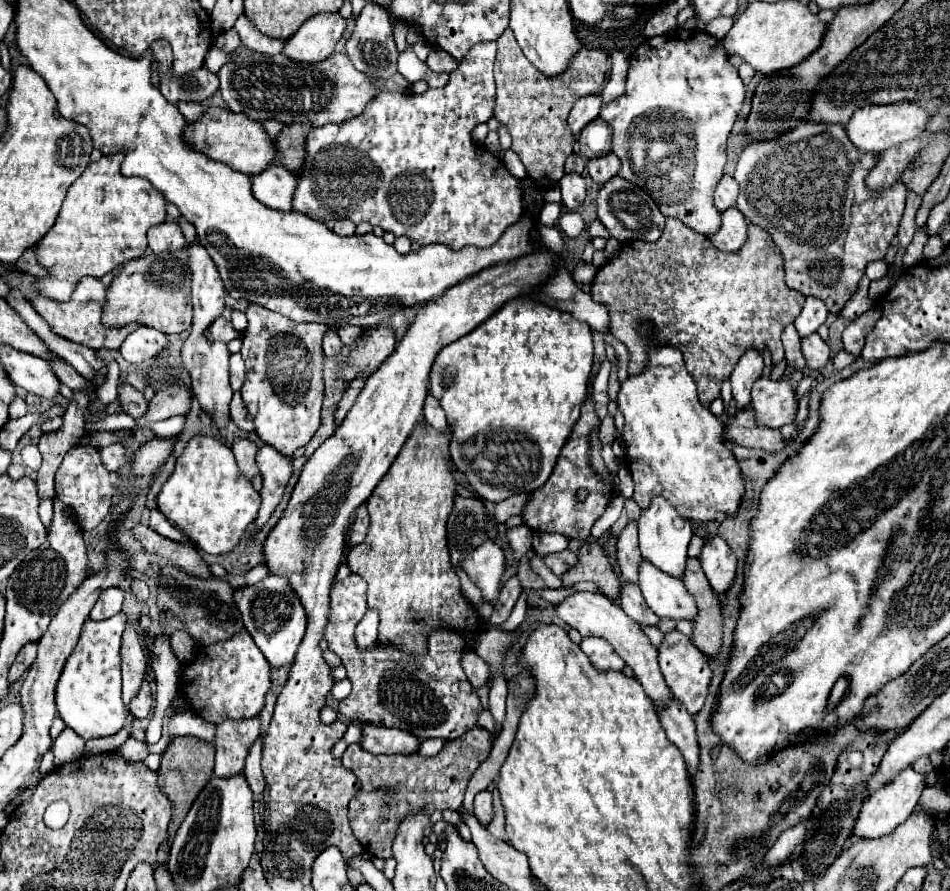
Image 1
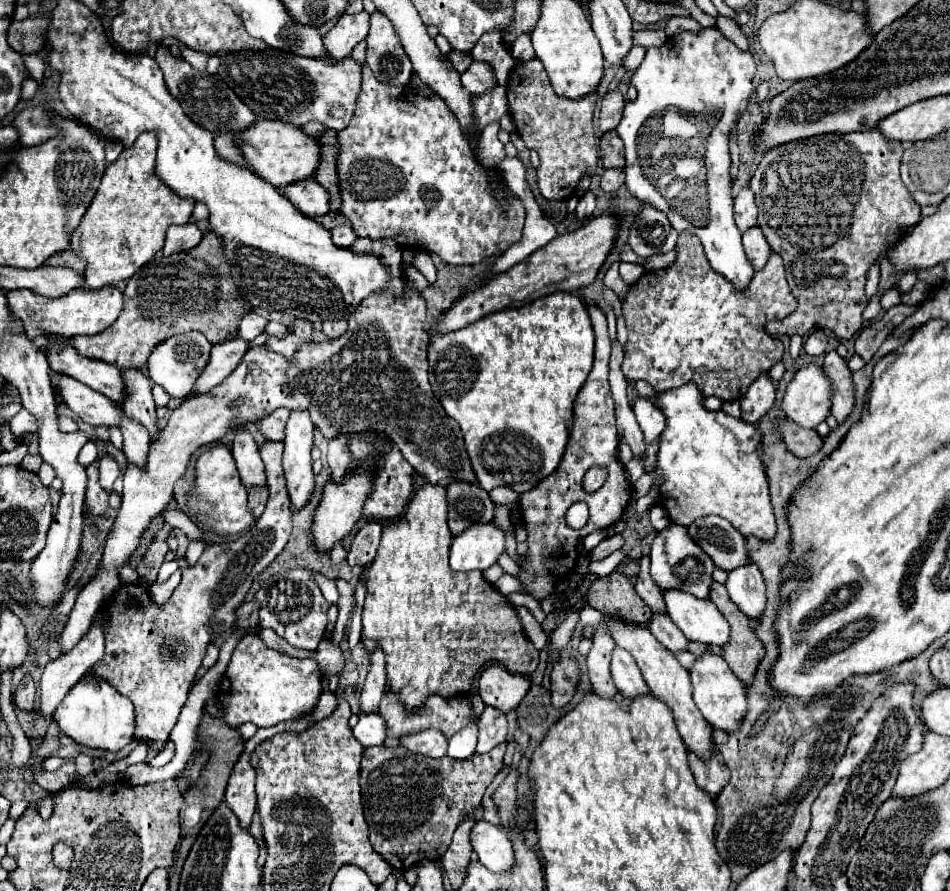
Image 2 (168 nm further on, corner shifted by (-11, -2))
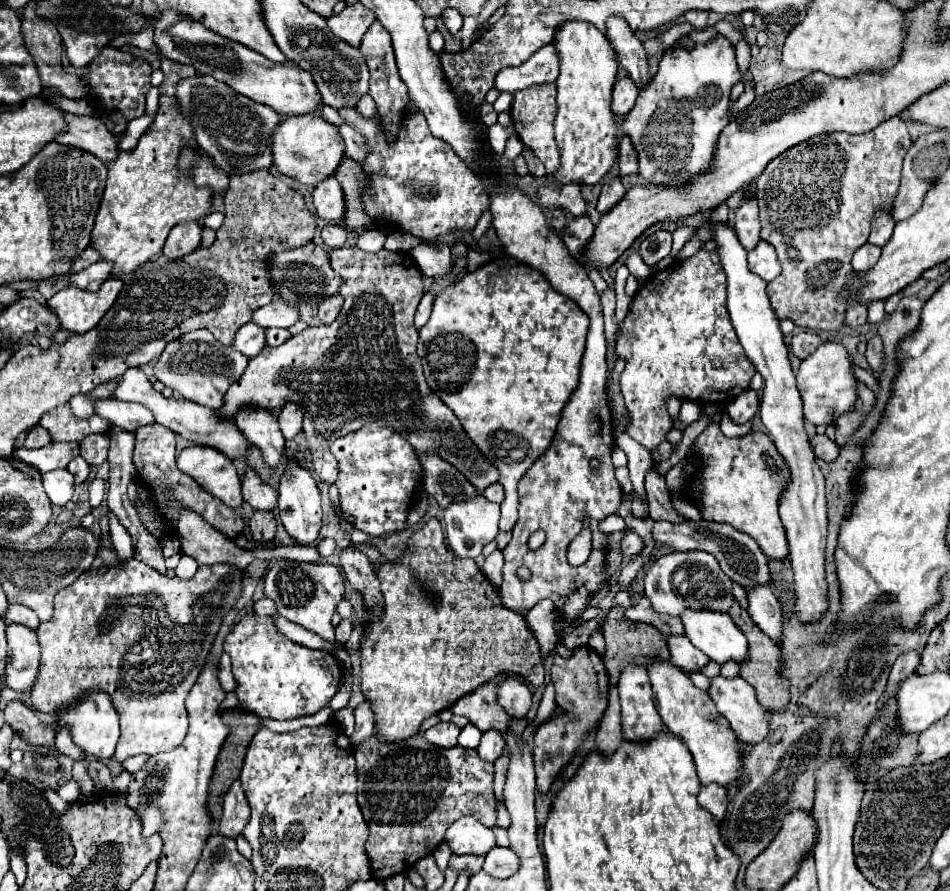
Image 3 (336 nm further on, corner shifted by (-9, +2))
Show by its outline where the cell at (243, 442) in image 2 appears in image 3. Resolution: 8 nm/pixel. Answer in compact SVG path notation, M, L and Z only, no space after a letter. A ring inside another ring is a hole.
M250 465L242 473L242 495L252 509L272 511L278 501L278 493L266 481L262 481L258 471L254 471Z

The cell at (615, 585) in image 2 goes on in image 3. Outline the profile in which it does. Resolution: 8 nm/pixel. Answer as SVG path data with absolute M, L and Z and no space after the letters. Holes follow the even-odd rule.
M622 605L610 607L606 611L606 621L602 623L602 631L604 631L604 637L606 637L606 653L602 655L602 659L606 663L606 669L608 669L608 675L610 675L610 683L618 681L618 673L622 671L622 665L628 665L628 663L646 665L654 657L670 659L664 635L654 625L632 623L628 619L624 619L624 613L626 613L626 607L622 607Z

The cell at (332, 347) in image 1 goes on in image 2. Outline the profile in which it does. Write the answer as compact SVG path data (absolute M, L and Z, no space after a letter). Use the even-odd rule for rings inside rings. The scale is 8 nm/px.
M334 319L334 321L324 321L322 323L322 331L328 339L336 339L346 331L346 319Z

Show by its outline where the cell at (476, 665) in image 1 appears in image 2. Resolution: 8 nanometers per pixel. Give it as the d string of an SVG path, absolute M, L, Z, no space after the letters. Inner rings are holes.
M490 665L480 673L478 693L486 705L504 713L514 711L530 691L530 681L524 675L508 673L502 665Z

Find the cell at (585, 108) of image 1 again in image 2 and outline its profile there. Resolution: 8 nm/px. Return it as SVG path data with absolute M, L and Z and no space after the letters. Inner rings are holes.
M620 89L608 91L600 103L600 129L602 131L612 131L618 127L620 119L622 119L622 111L624 111L626 99L622 95Z

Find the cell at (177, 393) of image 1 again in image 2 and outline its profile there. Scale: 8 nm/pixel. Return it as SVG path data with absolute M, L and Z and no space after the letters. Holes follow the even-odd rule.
M238 337L228 339L228 341L220 343L220 345L214 345L210 361L208 361L208 367L198 377L194 393L202 395L202 393L208 393L212 387L220 385L236 369L238 361L248 351L248 345L250 345L248 341L240 341Z

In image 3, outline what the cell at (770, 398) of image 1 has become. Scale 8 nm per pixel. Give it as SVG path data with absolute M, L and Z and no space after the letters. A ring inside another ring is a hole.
M822 343L810 357L802 359L796 381L804 405L804 419L812 425L832 425L856 401L856 379L850 373L852 359L838 343Z

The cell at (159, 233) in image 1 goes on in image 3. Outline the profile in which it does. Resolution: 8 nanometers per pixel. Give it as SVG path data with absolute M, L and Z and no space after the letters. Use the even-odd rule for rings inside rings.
M196 221L182 223L182 225L172 227L162 253L168 259L178 259L178 257L184 257L186 253L192 253L200 245L200 241L202 241L200 223L196 223Z

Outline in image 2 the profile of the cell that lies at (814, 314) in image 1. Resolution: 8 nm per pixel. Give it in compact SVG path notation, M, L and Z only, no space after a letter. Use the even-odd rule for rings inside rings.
M814 329L806 341L804 341L804 351L812 357L820 357L824 355L824 349L826 349L826 343L828 343L828 335L824 329Z

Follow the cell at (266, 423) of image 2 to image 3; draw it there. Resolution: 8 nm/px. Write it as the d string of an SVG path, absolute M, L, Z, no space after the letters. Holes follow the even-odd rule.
M286 403L278 413L278 425L286 439L294 439L302 429L302 409L296 403Z

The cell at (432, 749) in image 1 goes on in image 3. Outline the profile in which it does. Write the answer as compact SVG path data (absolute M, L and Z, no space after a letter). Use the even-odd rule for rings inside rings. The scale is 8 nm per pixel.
M468 721L466 727L462 727L462 731L460 731L458 745L466 747L466 749L476 749L478 741L480 741L480 735L482 735L482 731L472 721Z

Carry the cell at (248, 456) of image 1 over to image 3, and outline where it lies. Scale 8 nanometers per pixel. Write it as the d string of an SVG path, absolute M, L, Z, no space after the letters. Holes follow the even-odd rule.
M252 509L252 513L248 515L248 527L250 527L250 535L256 541L270 541L274 539L276 533L276 517L272 511L260 511L260 509Z

